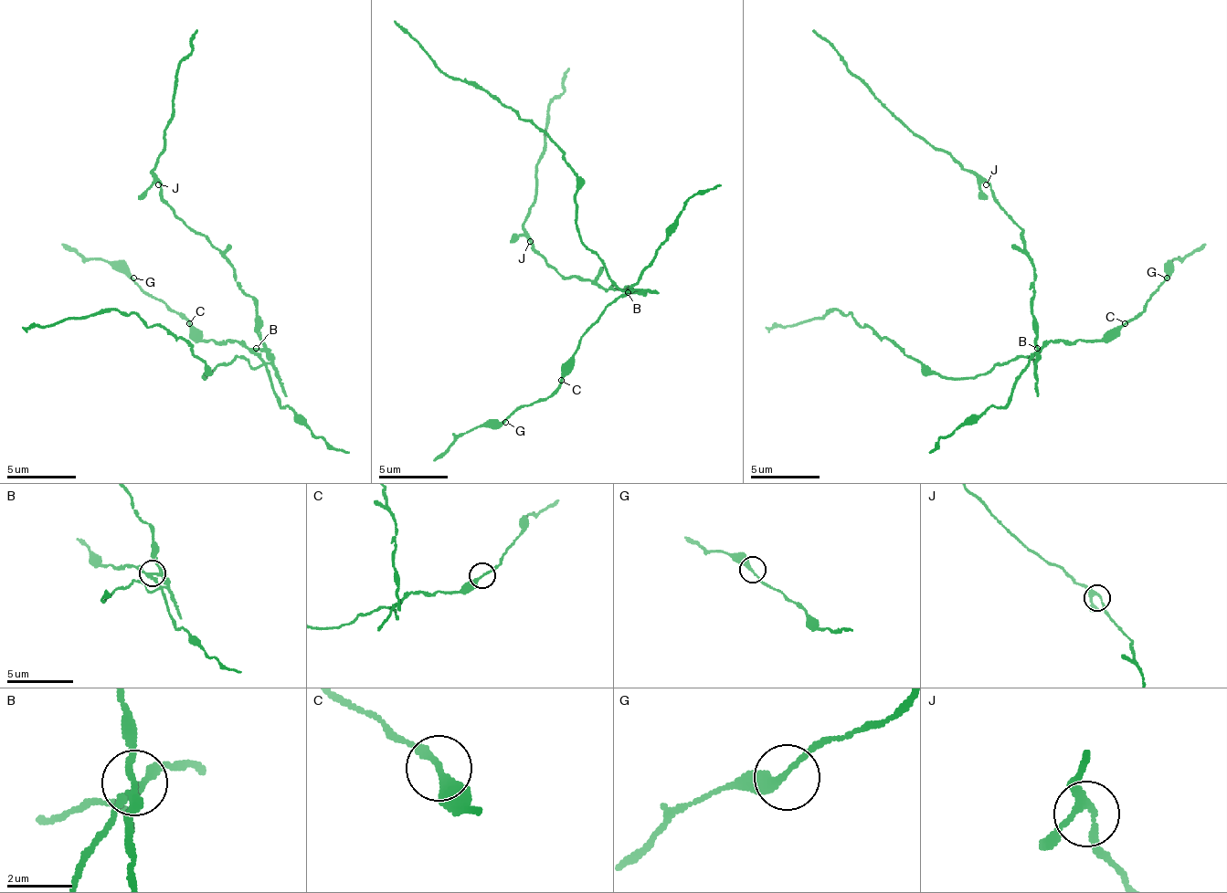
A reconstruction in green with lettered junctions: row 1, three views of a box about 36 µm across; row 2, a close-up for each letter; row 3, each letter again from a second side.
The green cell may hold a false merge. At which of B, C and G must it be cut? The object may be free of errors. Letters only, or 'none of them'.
B

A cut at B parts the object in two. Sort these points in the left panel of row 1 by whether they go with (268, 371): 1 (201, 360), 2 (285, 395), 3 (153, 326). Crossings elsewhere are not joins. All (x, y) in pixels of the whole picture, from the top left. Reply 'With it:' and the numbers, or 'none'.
With it: none

